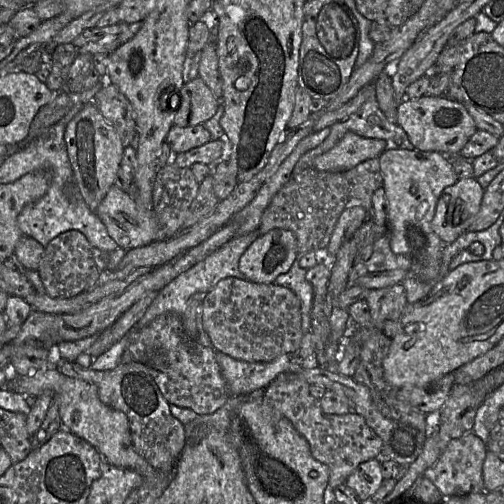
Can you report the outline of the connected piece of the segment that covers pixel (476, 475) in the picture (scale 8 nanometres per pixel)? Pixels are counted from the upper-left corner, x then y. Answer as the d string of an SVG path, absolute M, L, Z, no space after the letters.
M468 432L451 440L437 462L427 469L424 477L432 481L440 493L446 497L465 496L484 491L483 463L486 457L485 443L474 433Z

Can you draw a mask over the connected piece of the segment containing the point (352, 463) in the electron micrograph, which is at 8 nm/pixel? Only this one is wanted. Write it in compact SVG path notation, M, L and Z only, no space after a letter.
M282 373L264 389L264 401L287 418L307 440L312 456L329 468L328 485L334 490L345 484L358 465L381 457L383 442L355 412L345 415L326 414L318 399L309 391L310 385L298 374Z

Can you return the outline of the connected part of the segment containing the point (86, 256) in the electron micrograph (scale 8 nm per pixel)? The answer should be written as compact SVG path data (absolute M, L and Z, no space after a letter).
M78 230L65 231L47 244L38 267L47 295L52 298L71 298L95 285L100 270L93 260L91 248L87 238Z

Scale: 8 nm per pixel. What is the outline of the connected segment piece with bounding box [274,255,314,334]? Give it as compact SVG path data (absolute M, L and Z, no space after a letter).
M299 255L293 262L291 268L284 274L279 275L274 284L292 290L301 302L301 320L303 334L310 332L310 312L313 303L313 288L306 280L307 270L299 265Z

